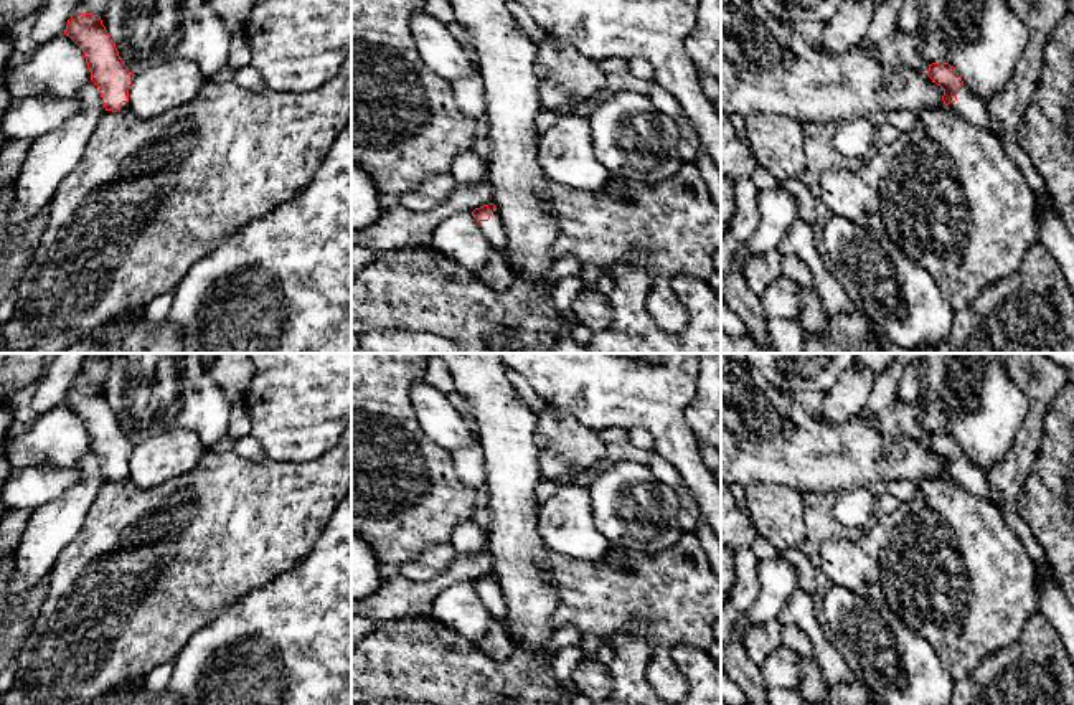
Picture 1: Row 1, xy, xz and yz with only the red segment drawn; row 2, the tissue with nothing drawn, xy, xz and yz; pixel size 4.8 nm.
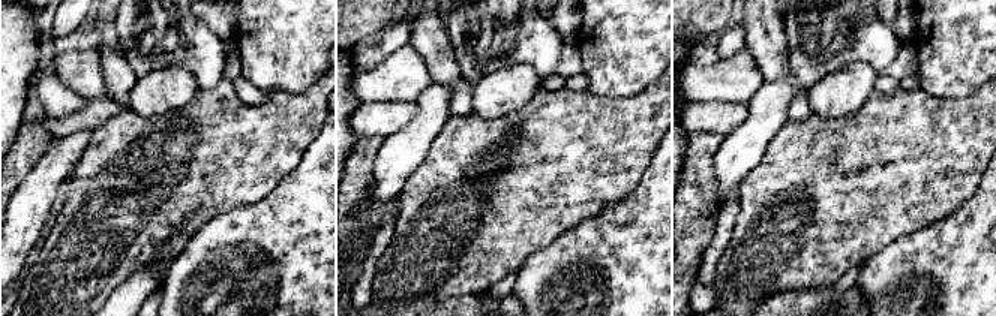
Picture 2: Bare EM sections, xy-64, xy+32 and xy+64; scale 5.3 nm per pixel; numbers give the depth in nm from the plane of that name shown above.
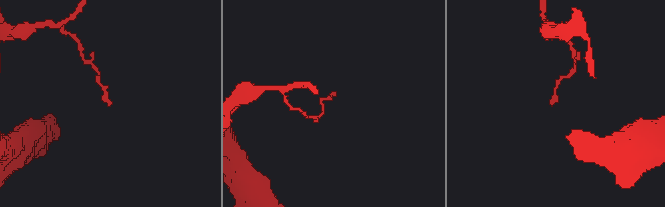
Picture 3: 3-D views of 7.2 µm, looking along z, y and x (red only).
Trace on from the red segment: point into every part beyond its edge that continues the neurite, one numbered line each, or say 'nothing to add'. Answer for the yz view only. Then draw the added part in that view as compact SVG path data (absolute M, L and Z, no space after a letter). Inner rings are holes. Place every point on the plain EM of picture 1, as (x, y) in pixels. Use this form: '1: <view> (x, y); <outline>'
1: yz (975, 481); M965 456L959 459L957 471L950 472L949 477L973 495L978 495L982 499L992 497L988 472L973 466Z

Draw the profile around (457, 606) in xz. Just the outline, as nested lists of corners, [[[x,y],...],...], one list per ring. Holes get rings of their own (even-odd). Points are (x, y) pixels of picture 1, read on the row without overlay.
[[[472,581],[444,588],[434,598],[429,616],[472,642],[478,642],[493,621]]]

